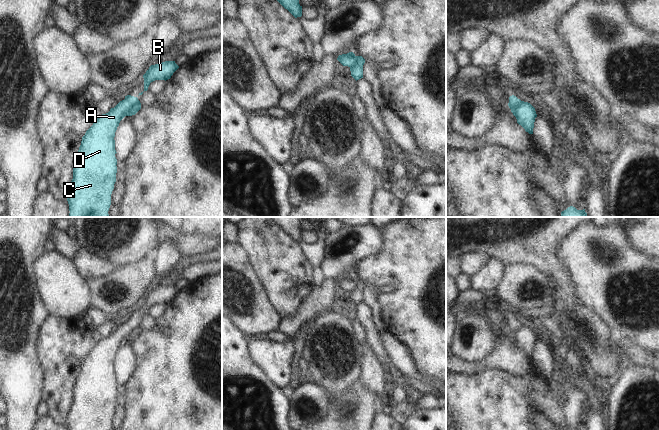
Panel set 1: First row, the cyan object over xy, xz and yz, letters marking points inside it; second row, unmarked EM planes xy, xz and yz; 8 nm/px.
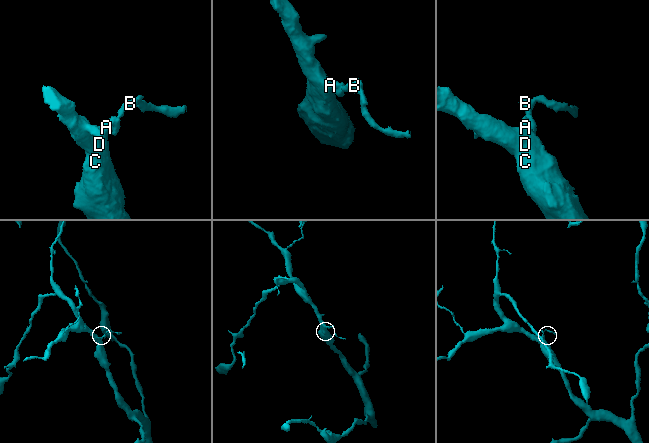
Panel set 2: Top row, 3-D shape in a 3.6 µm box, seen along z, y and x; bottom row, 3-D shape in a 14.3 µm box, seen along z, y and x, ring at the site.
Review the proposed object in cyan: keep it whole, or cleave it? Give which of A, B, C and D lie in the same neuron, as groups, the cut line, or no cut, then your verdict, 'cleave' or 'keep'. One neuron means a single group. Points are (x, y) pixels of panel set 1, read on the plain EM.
A C D / B | xy (135, 321), (127, 339) | cleave

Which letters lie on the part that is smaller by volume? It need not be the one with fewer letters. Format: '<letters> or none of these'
B

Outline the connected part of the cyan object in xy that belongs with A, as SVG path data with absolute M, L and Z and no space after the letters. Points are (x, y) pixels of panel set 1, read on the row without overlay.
M131 319L125 320L114 332L98 341L82 361L81 369L73 388L73 403L67 416L69 430L110 430L111 418L116 406L117 383L115 378L115 356L120 345L128 340L135 325Z

